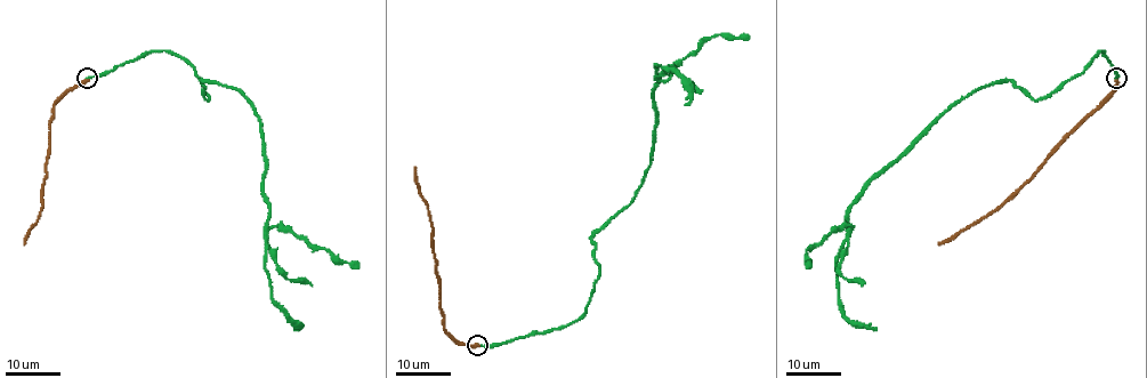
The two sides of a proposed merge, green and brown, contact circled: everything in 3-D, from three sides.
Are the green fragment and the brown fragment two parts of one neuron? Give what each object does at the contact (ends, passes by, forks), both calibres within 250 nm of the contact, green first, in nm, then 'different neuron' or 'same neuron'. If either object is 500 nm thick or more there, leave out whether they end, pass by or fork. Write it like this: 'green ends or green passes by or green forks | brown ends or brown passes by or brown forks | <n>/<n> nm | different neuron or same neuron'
green ends | brown ends | 220/460 nm | different neuron

